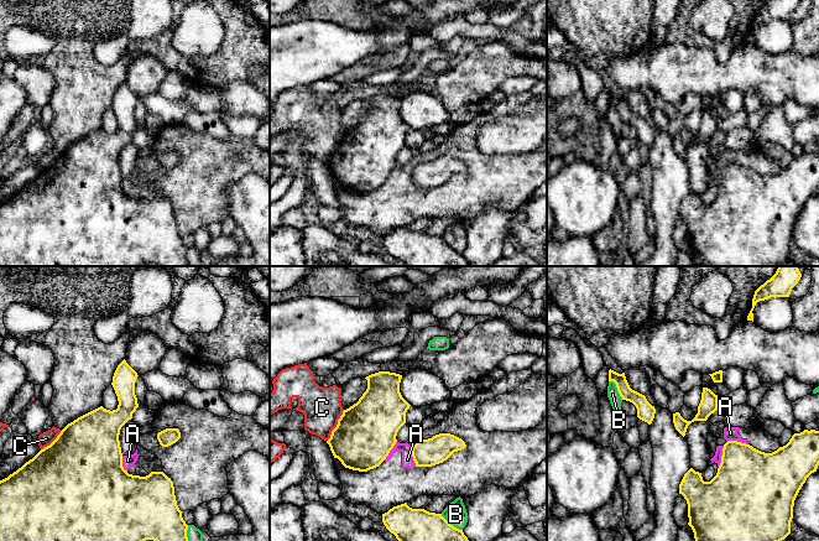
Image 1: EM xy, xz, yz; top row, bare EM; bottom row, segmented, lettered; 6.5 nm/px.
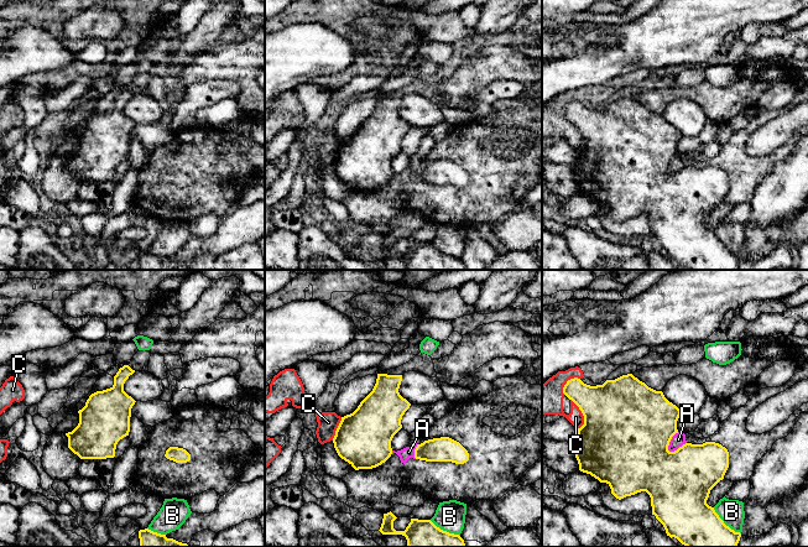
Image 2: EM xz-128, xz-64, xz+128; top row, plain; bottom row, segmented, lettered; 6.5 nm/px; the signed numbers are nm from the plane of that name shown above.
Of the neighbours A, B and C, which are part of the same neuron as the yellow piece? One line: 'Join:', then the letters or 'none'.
Join: none

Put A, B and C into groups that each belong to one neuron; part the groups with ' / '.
A / B / C

